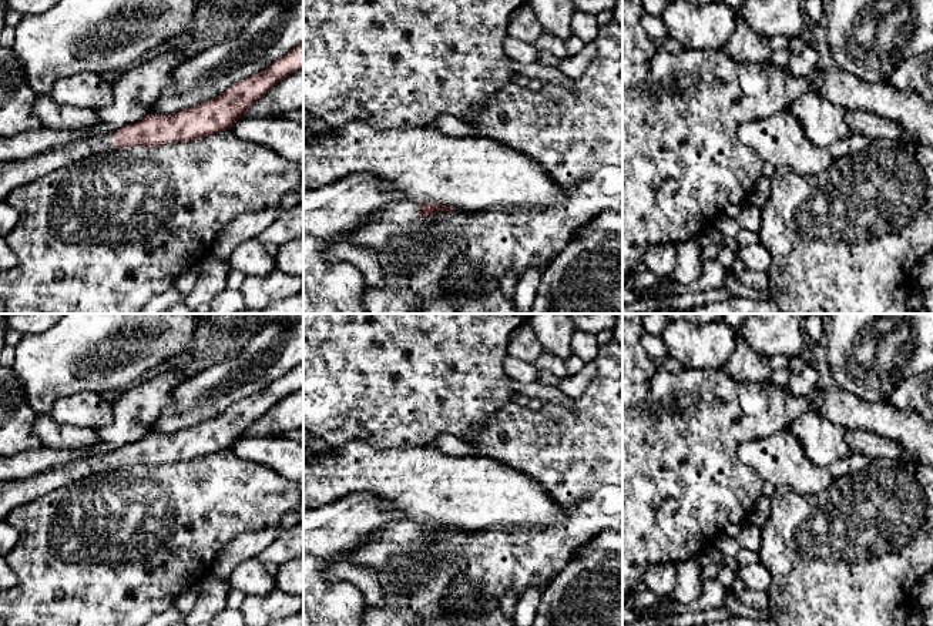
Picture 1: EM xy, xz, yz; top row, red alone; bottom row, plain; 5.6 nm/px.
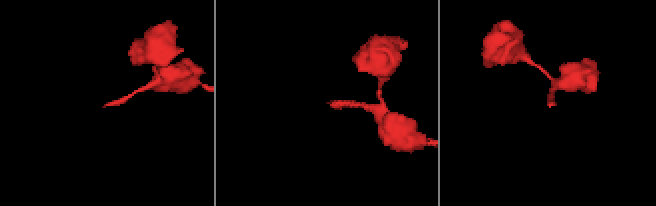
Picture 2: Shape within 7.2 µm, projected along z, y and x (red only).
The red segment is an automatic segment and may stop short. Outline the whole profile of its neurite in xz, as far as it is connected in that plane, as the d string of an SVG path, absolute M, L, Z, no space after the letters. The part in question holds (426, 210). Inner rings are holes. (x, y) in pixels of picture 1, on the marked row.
M419 204L420 208L420 218L432 217L439 211L446 211L449 215L456 210L450 205L443 204Z

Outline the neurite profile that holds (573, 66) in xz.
M587 43L575 56L565 56L560 60L558 68L571 80L577 80L585 71L595 56L595 44Z

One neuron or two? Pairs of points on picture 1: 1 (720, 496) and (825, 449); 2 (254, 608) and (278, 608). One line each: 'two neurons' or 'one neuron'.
1: two neurons
2: one neuron

